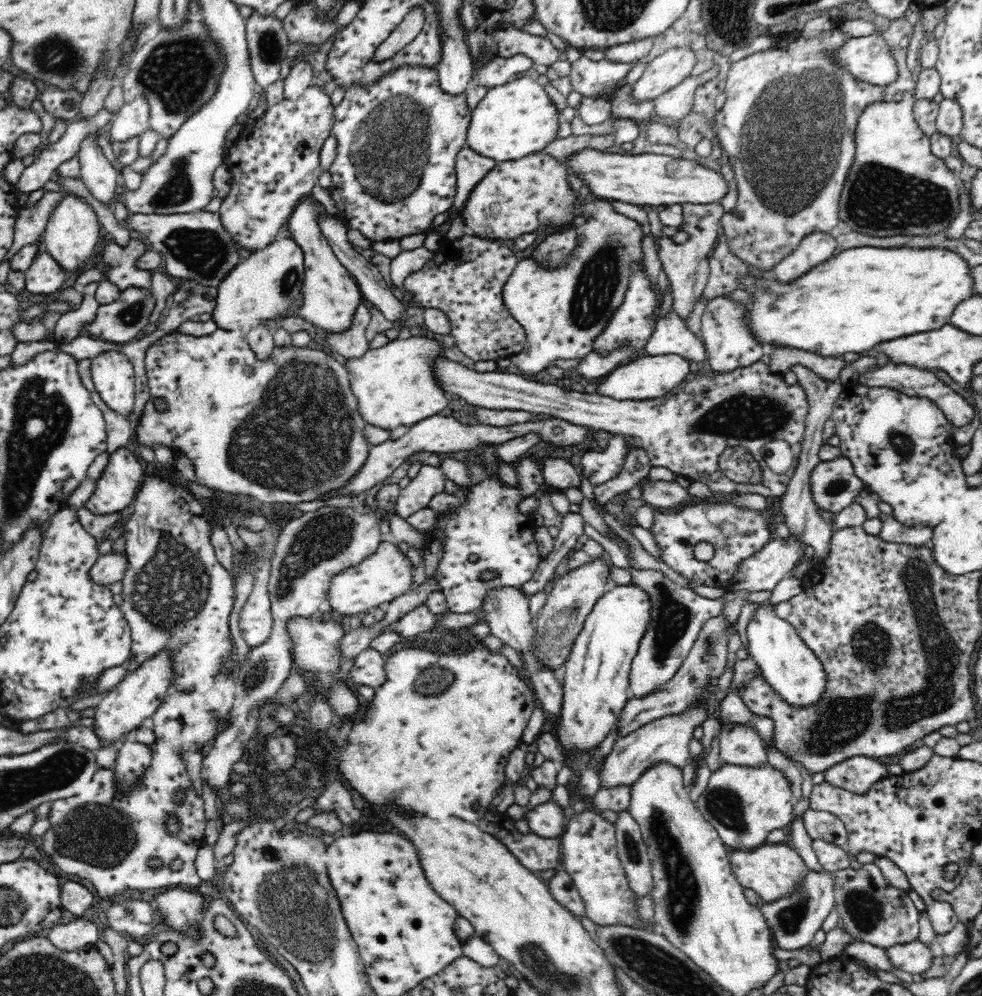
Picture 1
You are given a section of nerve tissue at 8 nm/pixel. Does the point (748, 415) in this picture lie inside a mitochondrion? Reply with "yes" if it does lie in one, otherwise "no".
yes

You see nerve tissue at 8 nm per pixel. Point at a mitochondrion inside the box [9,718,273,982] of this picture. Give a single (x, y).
(92, 834)

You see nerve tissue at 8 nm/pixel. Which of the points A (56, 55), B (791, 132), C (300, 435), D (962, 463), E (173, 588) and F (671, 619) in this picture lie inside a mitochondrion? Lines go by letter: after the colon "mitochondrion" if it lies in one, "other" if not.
A: mitochondrion
B: mitochondrion
C: mitochondrion
D: other
E: mitochondrion
F: mitochondrion

